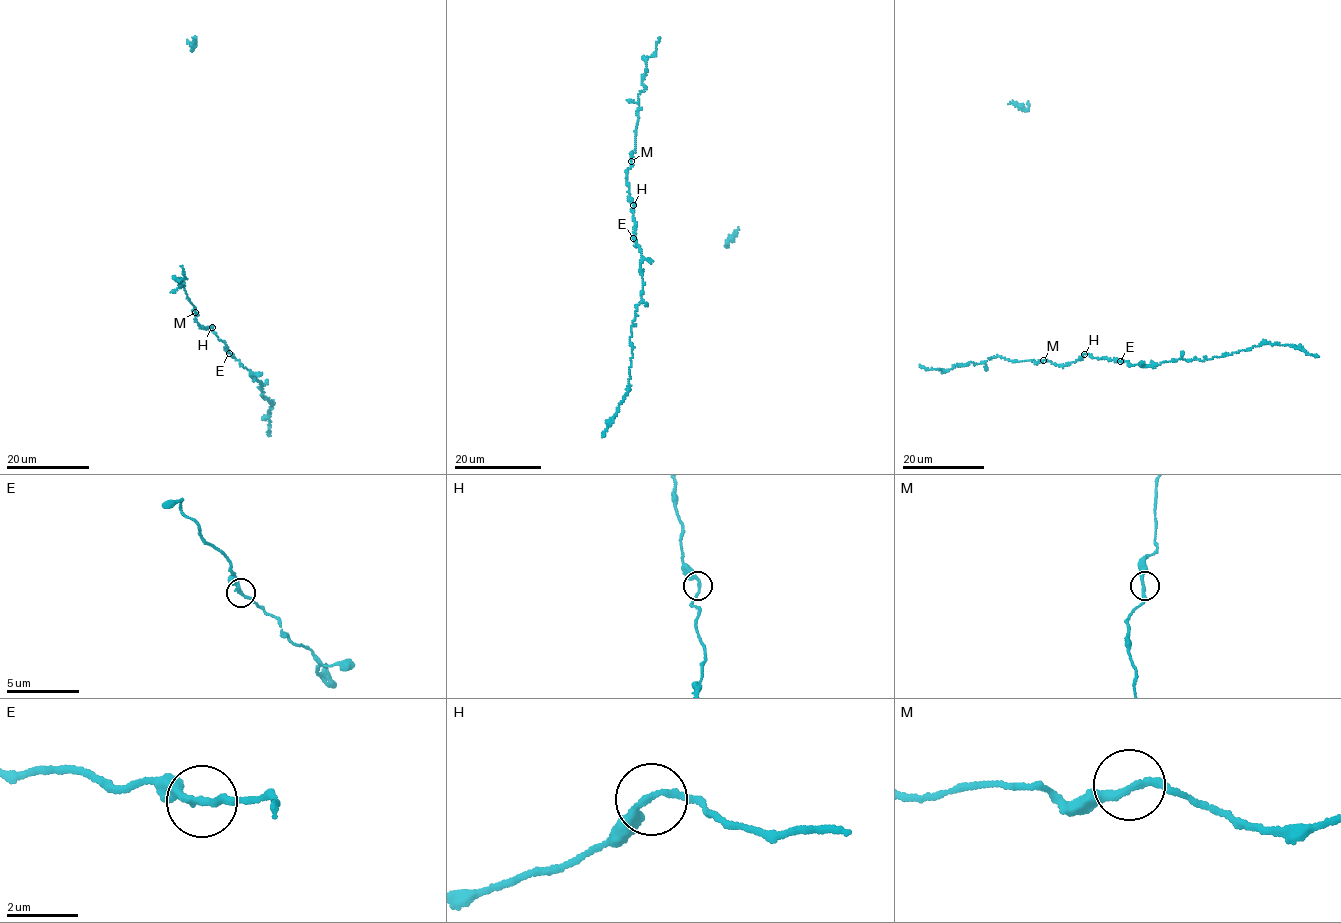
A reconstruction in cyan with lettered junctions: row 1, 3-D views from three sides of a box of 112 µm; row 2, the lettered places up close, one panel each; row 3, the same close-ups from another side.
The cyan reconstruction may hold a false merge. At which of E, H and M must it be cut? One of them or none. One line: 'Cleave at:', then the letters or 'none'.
Cleave at: none

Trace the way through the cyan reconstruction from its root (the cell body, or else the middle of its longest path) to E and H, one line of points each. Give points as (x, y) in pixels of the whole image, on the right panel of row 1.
E: (1049, 362), (1068, 364), (1086, 354), (1120, 362)
H: (1049, 362), (1068, 364), (1080, 360), (1084, 354)

